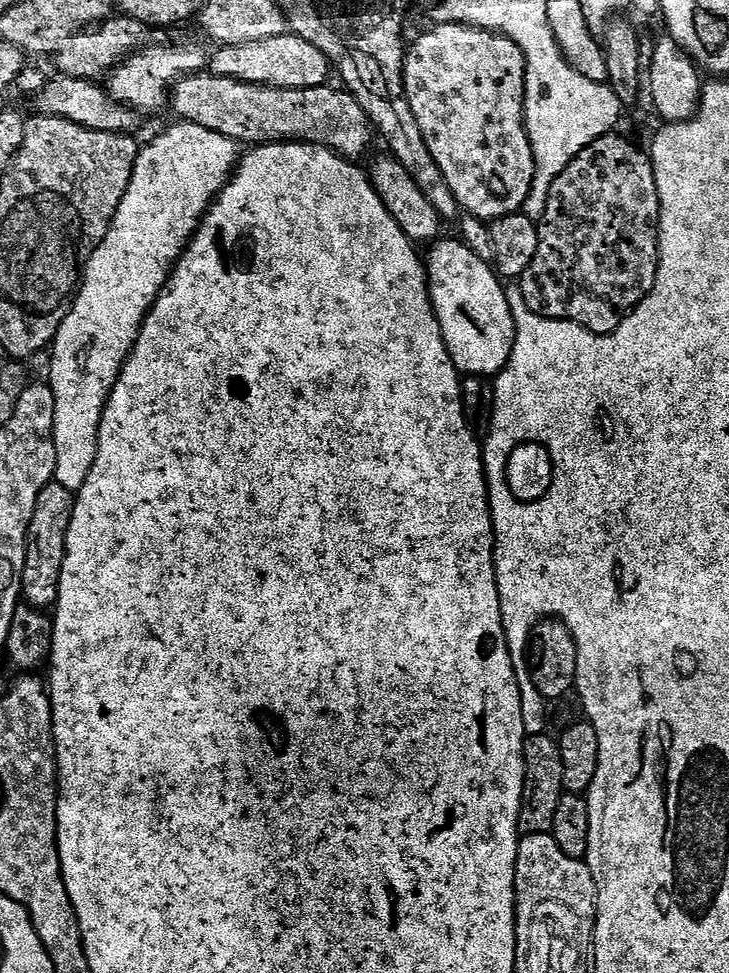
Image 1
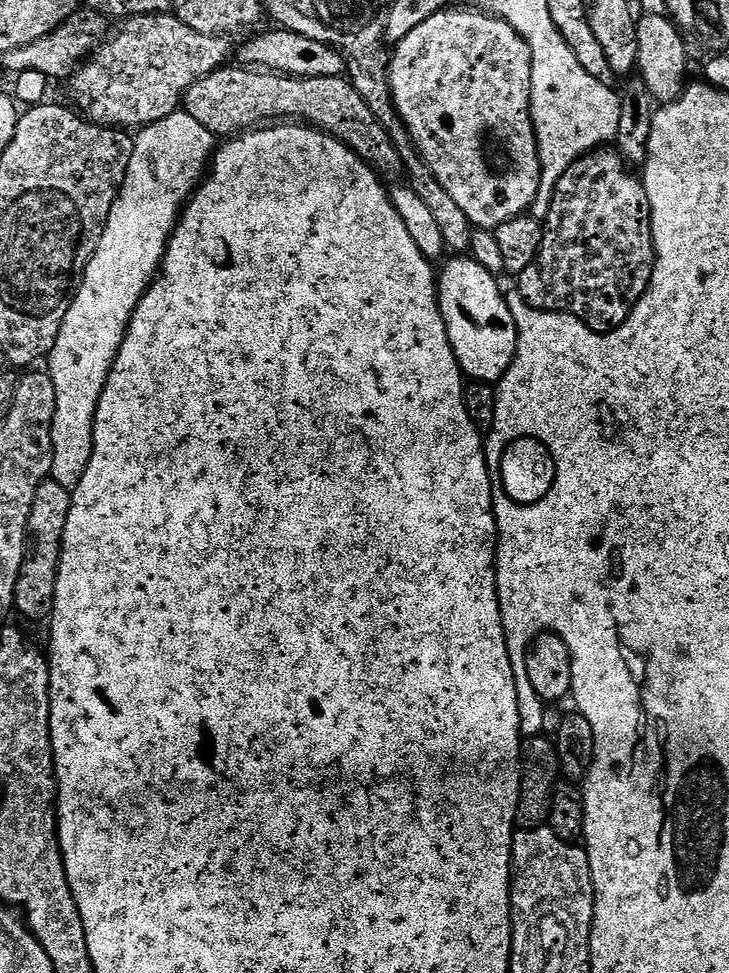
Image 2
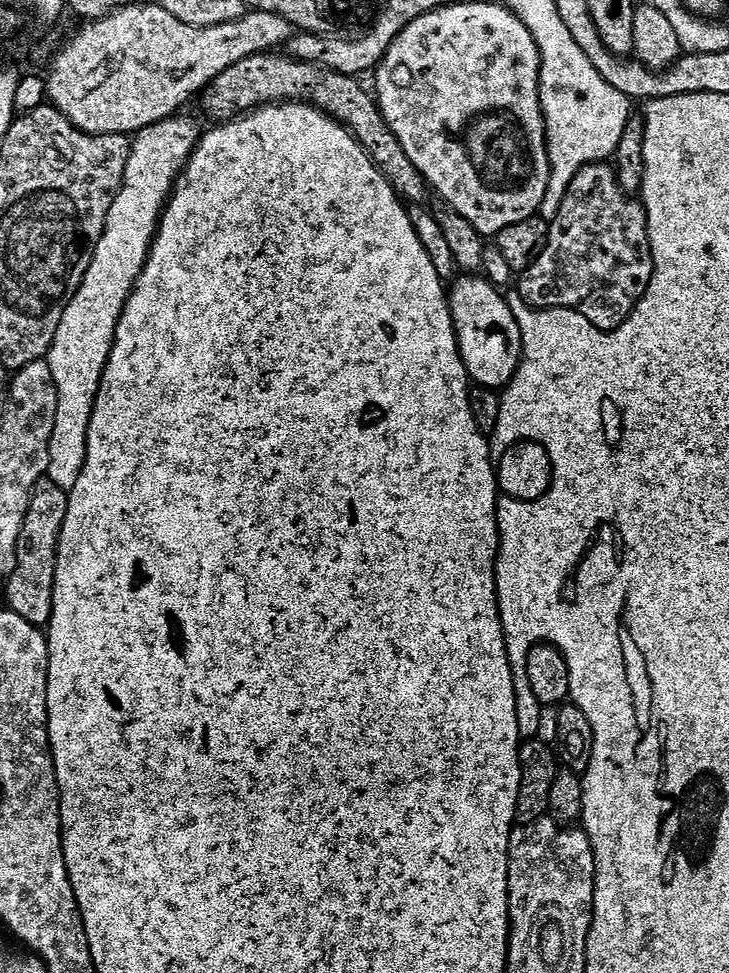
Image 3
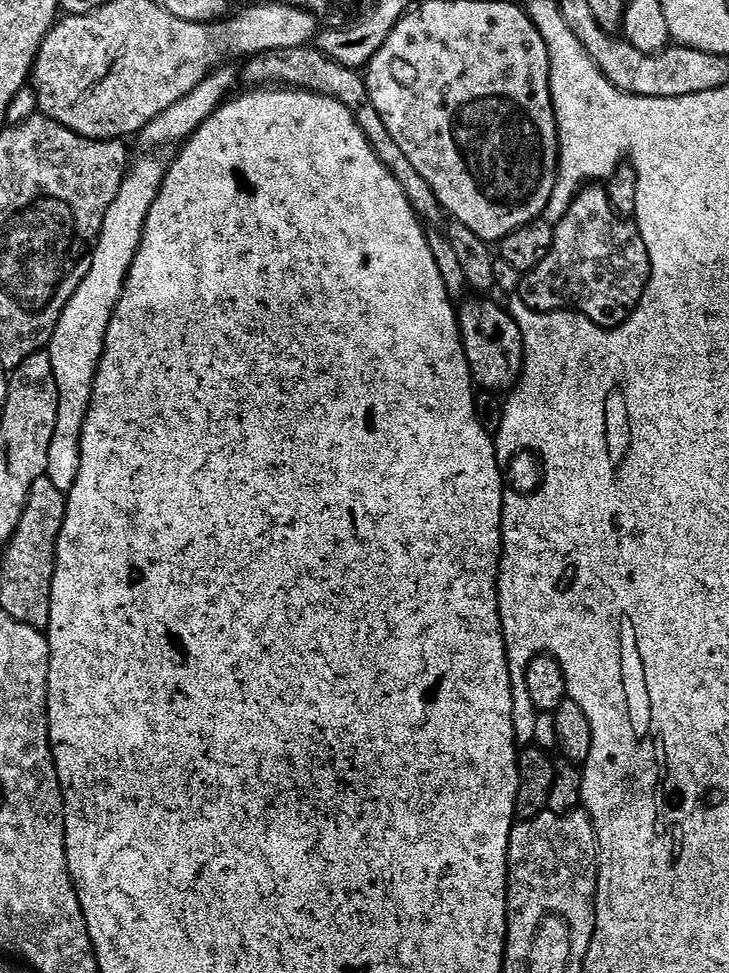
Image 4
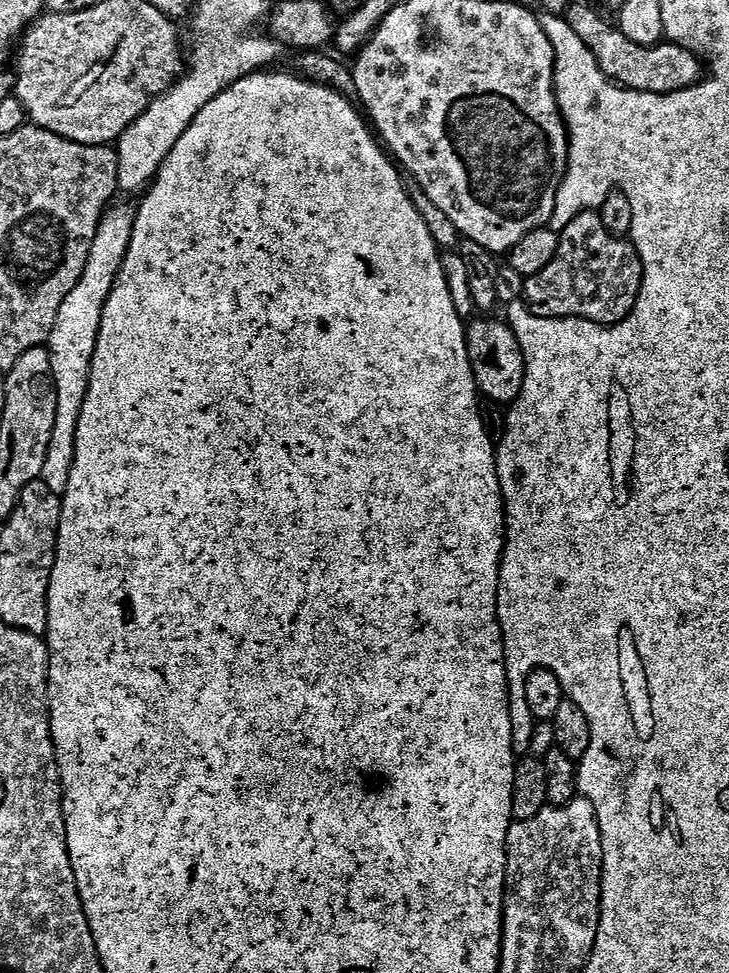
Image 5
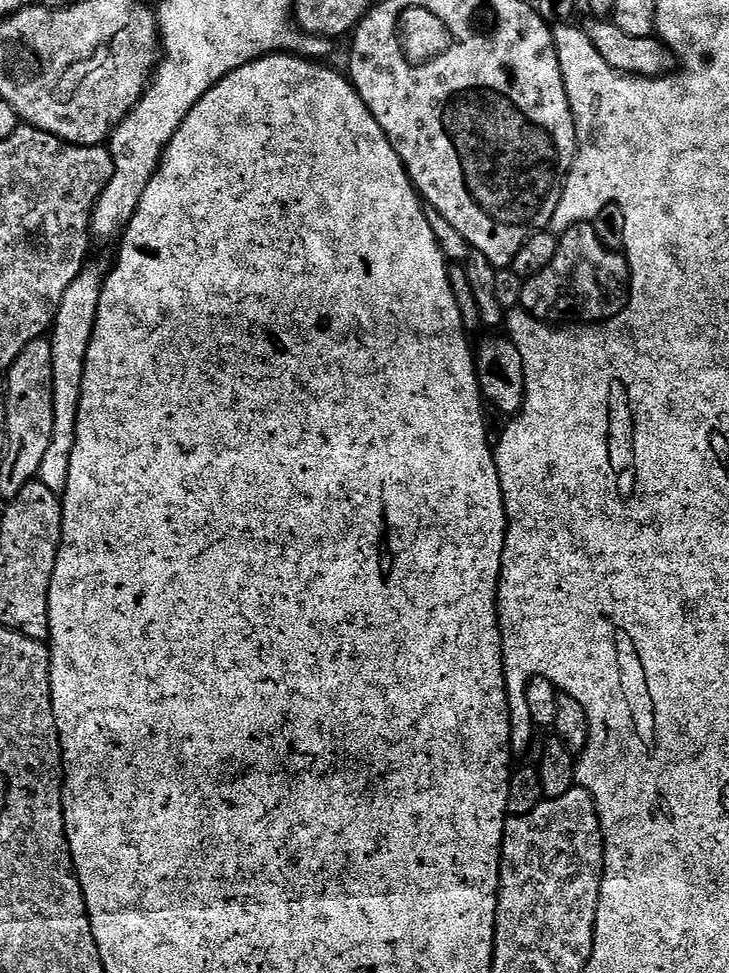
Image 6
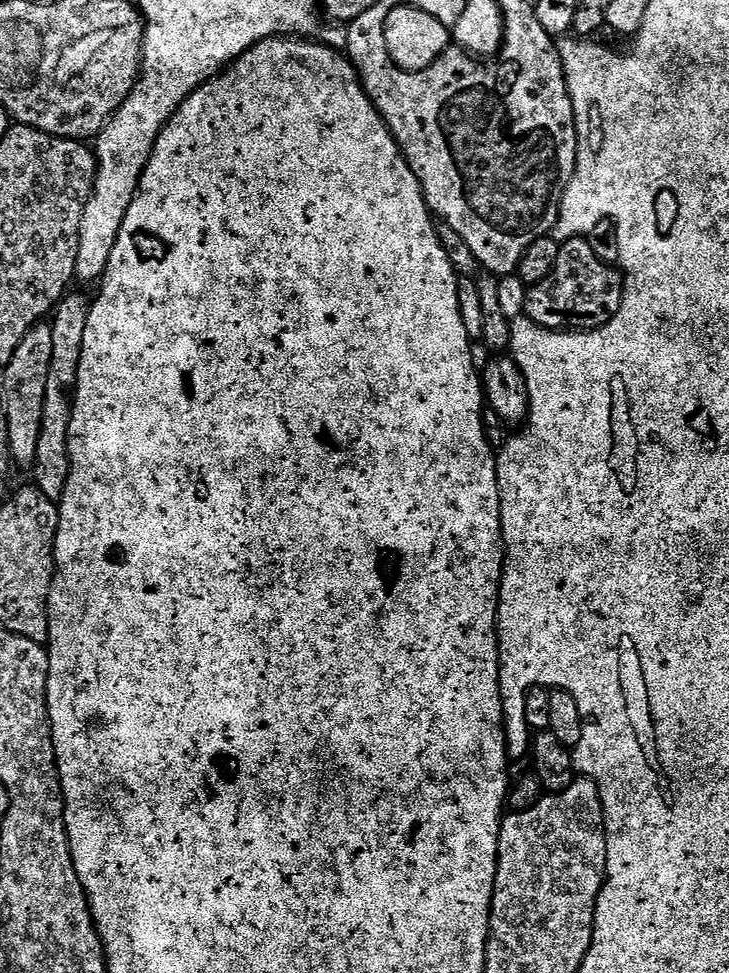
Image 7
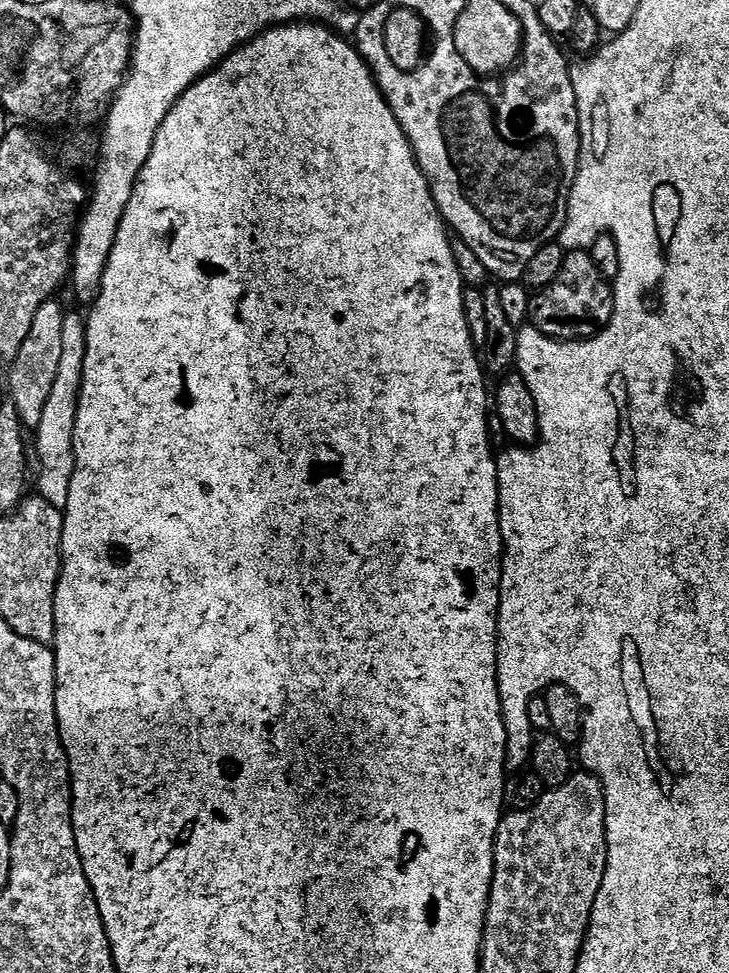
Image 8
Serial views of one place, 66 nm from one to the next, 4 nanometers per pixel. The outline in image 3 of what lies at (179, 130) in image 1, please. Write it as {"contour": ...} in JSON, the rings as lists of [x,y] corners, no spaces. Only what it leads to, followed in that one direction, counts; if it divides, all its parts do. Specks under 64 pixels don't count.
{"contour":[[[175,116],[172,117],[171,120],[163,120],[160,123],[156,123],[154,126],[144,128],[143,131],[135,135],[135,138],[131,143],[131,156],[126,164],[126,174],[123,176],[123,186],[119,190],[118,198],[116,198],[113,205],[110,206],[110,211],[106,218],[106,226],[102,230],[102,238],[98,238],[98,246],[94,250],[90,266],[82,278],[82,286],[78,290],[78,294],[74,294],[74,298],[70,298],[70,306],[66,306],[66,314],[62,314],[62,322],[58,322],[58,334],[54,334],[54,342],[50,346],[50,350],[46,357],[48,365],[50,366],[50,374],[54,374],[54,386],[58,386],[58,410],[56,411],[56,417],[54,418],[54,434],[50,434],[50,462],[48,463],[47,479],[52,480],[54,486],[58,486],[65,490],[70,490],[76,485],[78,478],[82,474],[82,466],[86,462],[86,446],[88,445],[90,418],[94,414],[94,402],[96,401],[96,395],[100,389],[102,374],[106,370],[106,362],[110,358],[110,350],[112,349],[112,343],[114,342],[114,334],[116,333],[116,327],[120,321],[120,315],[124,309],[124,304],[128,301],[128,296],[133,288],[136,287],[136,280],[140,277],[140,272],[144,268],[144,263],[148,261],[148,252],[151,248],[152,239],[156,235],[156,228],[160,223],[160,218],[163,216],[164,207],[171,199],[171,194],[175,189],[176,181],[179,180],[179,176],[184,171],[184,167],[192,156],[193,150],[199,143],[200,130],[197,130],[190,121],[182,120],[181,118],[182,117],[180,116]]]}

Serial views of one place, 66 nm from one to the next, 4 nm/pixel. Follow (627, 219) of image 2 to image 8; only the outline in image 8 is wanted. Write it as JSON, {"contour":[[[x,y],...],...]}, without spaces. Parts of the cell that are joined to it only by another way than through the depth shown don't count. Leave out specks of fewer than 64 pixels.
{"contour":[[[572,250],[565,255],[562,270],[558,270],[558,278],[554,278],[549,288],[532,296],[532,304],[528,307],[528,320],[531,327],[537,328],[544,336],[550,336],[554,340],[566,340],[577,334],[587,333],[584,332],[587,328],[592,328],[591,330],[603,328],[612,316],[613,299],[613,285],[599,272],[589,253],[584,250]]]}

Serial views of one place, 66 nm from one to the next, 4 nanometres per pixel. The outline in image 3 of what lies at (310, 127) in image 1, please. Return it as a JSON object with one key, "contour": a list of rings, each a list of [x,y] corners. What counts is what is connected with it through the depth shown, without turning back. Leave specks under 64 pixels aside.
{"contour":[[[273,50],[242,58],[242,62],[230,66],[230,70],[222,70],[222,74],[204,89],[202,101],[212,122],[235,120],[269,104],[295,102],[317,108],[352,133],[401,200],[412,206],[427,205],[430,189],[424,182],[424,175],[410,158],[406,158],[406,150],[402,150],[402,142],[398,142],[394,130],[390,130],[386,118],[380,113],[375,95],[369,89],[367,92],[360,83],[357,77],[338,74]]]}

